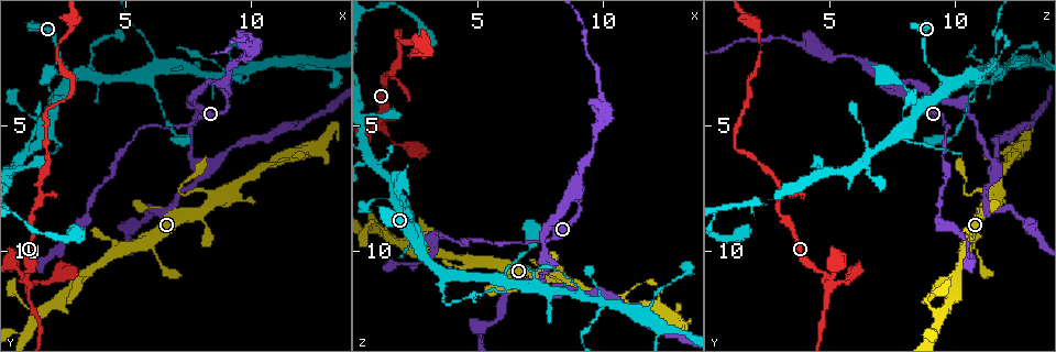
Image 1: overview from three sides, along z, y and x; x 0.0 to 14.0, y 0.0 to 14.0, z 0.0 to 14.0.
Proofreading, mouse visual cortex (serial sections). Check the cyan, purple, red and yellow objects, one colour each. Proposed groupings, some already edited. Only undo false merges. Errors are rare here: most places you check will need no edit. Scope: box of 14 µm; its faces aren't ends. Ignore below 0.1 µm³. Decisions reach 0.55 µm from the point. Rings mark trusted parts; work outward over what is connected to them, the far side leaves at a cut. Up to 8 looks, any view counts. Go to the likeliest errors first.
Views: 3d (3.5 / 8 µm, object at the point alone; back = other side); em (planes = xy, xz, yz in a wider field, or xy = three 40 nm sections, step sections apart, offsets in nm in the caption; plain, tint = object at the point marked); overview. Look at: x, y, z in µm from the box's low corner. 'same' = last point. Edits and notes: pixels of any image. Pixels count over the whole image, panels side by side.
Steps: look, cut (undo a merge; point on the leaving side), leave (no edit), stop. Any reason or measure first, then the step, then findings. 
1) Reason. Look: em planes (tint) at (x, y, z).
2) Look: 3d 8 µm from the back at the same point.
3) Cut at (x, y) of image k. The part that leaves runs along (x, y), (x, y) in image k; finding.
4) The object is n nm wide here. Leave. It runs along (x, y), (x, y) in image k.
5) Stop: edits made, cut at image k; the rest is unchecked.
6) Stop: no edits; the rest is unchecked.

Sharp bend. Look: 3d 3.5 µm at (1.1, 11.1, 5.0).

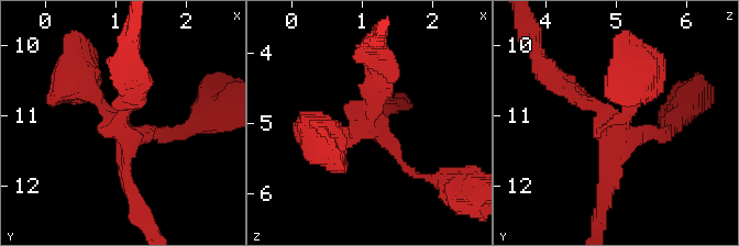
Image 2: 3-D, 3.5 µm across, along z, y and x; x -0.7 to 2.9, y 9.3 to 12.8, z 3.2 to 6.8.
4 arms meet here; the arms are 150, 200, 250, 300 nm wide; shape alone is not enough. Look: em planes (plain) at (1.10, 11.15, 4.95).

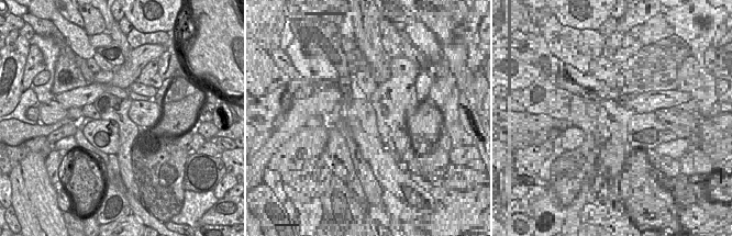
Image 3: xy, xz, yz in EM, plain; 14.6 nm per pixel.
Where the object lies. Look: em planes (tint) at the same point.

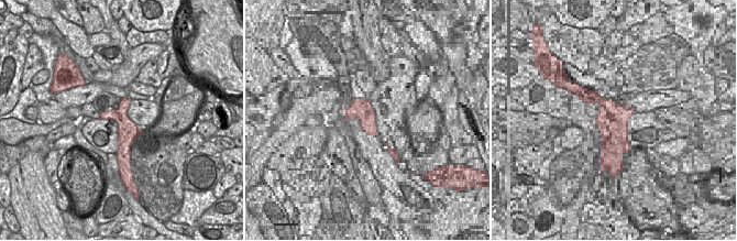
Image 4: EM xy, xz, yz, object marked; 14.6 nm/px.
The object is 320 nm wide here. Leave. It runs along (558, 79), (622, 137), (662, 133) in image 2; continuous, no second cell.

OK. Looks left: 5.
Narrows sharply. Look: 3d 3.5 µm from the back at (1.6, 7.5, 3.0).

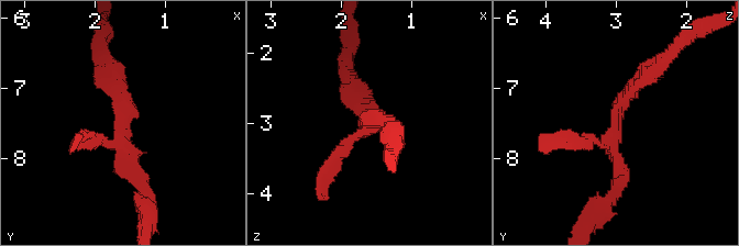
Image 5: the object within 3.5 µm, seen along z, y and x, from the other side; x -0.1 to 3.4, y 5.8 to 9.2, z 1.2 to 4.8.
Now the EM. Look: em xy step 1 (tint) at (1.60, 7.50, 3.05).

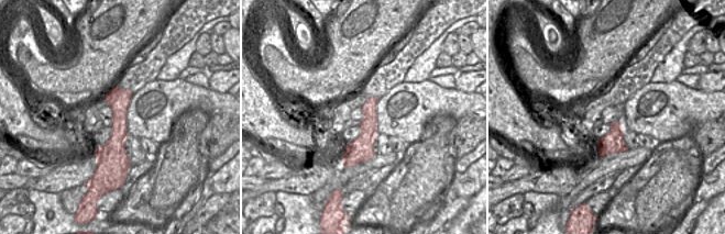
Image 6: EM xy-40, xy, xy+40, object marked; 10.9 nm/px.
Leave. It runs along (617, 188), (614, 113), (657, 66) in image 5; all the same cell.

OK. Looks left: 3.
Three arms meet. Look: 3d 8 µm from the back at (2.6, 3.4, 9.6).

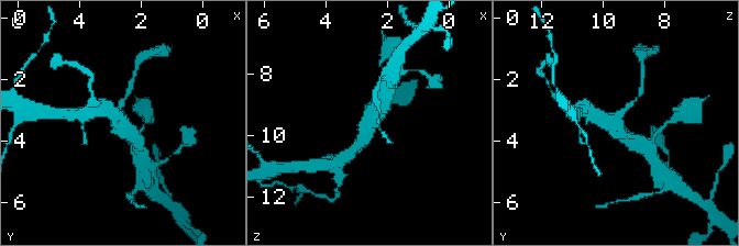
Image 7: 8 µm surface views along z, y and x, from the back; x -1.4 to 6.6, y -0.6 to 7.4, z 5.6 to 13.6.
3 arms meet here; the arms are 200, 400, 450 nm wide; need the tissue. Look: em xy step 1 (tint) at (2.7, 3.4, 9.6).

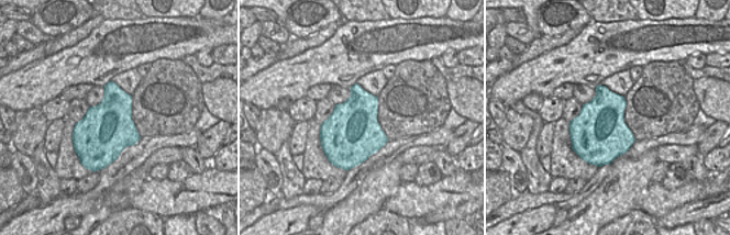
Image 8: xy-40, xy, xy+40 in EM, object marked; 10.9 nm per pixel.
Leave. It runs along (372, 102), (363, 141), (354, 149) in image 7; one cell here.

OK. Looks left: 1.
Stop: no edits; the rest is unchecked.

